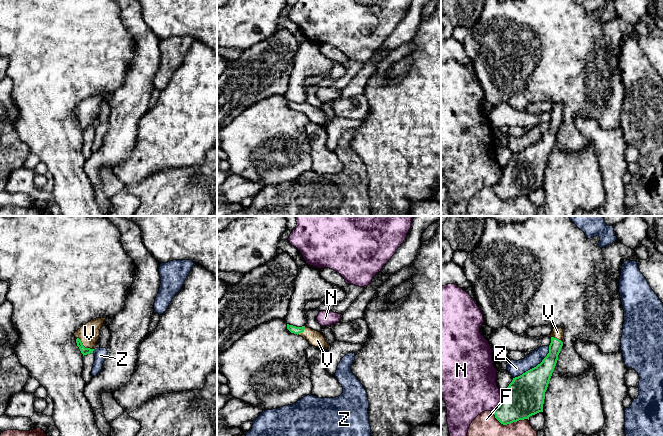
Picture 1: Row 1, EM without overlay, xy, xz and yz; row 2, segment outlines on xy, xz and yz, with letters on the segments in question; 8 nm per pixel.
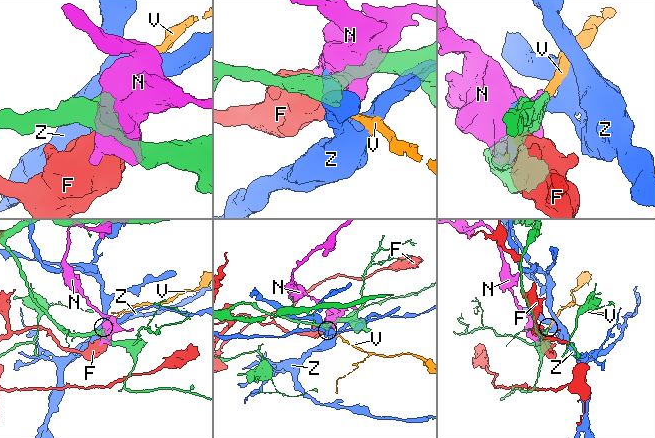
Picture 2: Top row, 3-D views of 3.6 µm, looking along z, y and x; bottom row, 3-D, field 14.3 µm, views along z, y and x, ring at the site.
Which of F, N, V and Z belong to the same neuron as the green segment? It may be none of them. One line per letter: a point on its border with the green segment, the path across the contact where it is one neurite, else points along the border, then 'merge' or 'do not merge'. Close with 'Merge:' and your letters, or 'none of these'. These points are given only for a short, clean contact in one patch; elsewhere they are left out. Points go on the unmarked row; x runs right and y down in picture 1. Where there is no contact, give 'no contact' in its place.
F: contact yz (509, 199); do not merge
N: contact yz (501, 178); do not merge
V: contact xy (83, 122); way xy (84, 127), (83, 122), (89, 109); merge
Z: contact yz (534, 143); do not merge
Merge: V

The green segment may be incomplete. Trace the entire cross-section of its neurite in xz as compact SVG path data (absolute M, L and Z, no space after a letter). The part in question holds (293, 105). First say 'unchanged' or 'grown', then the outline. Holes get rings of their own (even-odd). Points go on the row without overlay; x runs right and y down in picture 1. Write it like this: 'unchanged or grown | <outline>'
grown | M287 100L287 105L291 109L302 112L312 122L318 123L320 125L325 125L329 123L324 112L320 108L315 107L311 104L308 104L307 102L296 103L296 102Z

